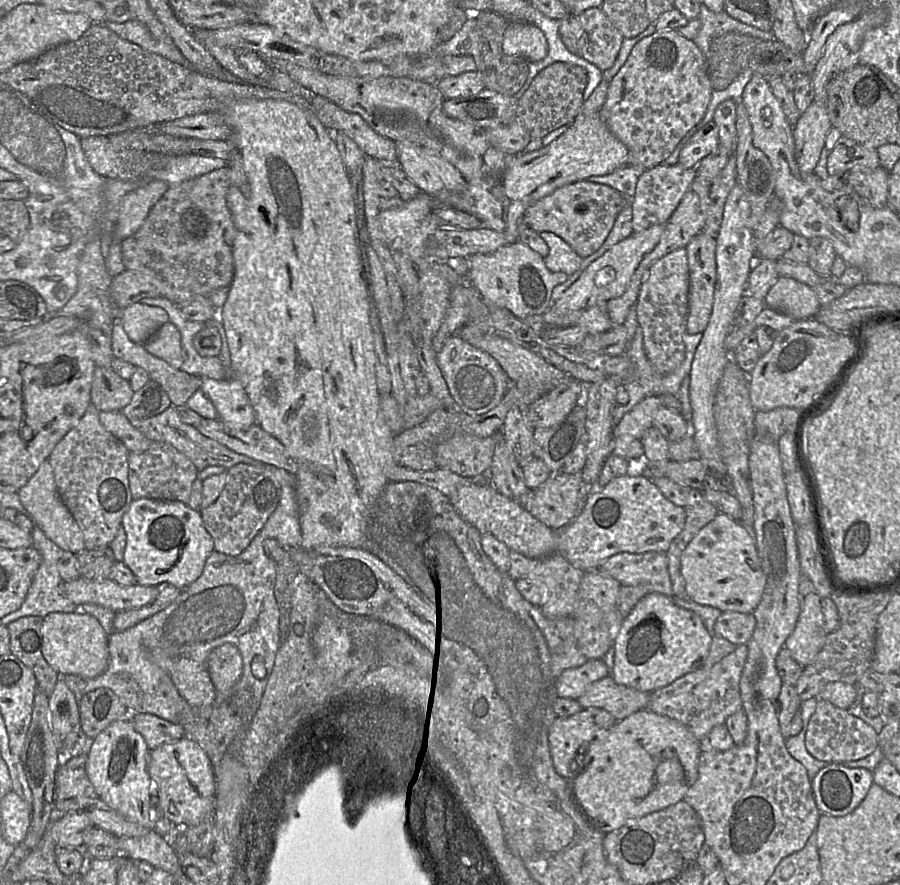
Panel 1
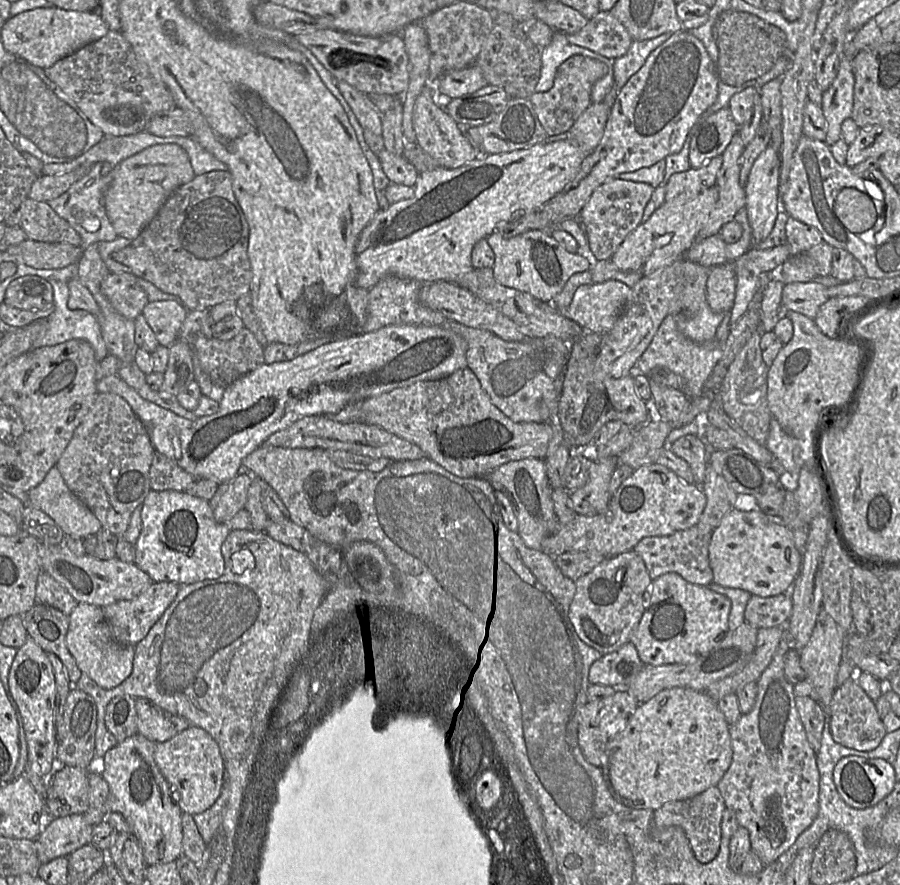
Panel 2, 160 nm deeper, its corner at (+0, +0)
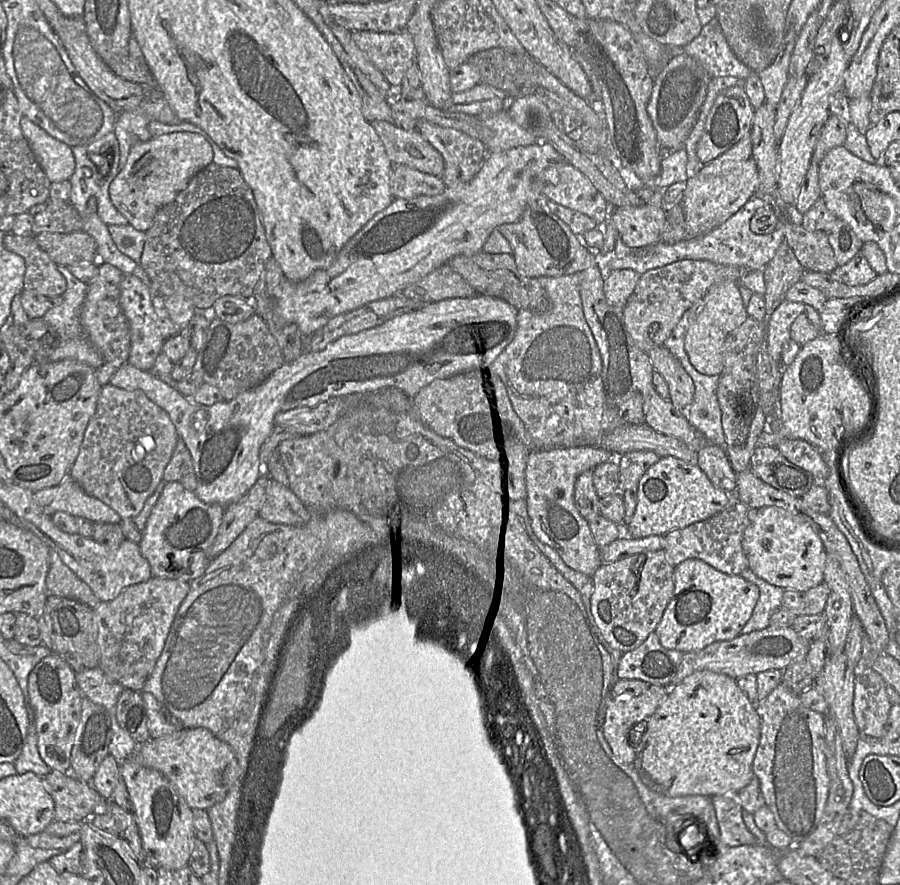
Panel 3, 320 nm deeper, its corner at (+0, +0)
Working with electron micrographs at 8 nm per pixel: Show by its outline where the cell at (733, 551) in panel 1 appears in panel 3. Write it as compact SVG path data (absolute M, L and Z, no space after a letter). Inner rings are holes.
M778 507L751 509L742 547L749 569L759 578L792 591L807 591L824 583L827 553L823 540L807 515Z

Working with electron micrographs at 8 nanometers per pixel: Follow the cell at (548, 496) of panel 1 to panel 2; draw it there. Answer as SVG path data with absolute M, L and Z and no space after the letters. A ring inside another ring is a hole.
M618 457L593 459L587 482L584 486L570 492L568 507L581 515L595 515L603 512L611 496L610 480L617 462Z

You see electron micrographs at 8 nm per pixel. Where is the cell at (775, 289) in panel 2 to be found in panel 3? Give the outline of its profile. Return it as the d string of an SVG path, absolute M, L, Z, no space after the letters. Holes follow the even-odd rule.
M783 300L772 313L767 327L767 344L770 356L779 364L781 375L786 365L781 360L784 344L791 339L790 329L795 319L803 314L805 305Z

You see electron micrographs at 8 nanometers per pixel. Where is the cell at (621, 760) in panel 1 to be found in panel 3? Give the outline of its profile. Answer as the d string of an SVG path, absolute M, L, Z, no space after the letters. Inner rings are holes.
M699 671L691 674L676 685L668 693L657 710L646 720L647 730L636 749L636 759L632 764L641 781L652 791L668 797L687 795L714 796L728 792L738 792L747 786L753 778L752 764L759 745L761 735L760 718L756 711L756 704L752 703L747 695L739 688L737 680L712 671Z

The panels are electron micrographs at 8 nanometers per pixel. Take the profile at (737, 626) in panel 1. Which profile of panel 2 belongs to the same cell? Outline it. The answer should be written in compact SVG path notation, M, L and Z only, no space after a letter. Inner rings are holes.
M789 594L763 598L752 596L745 608L745 623L757 630L786 626L792 609L793 603Z

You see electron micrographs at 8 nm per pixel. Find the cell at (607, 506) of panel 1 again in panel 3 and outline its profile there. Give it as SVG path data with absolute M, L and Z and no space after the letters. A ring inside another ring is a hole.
M673 456L661 457L638 483L636 509L630 522L622 525L623 536L664 536L717 515L730 506L733 500L732 494L716 487L697 464Z

